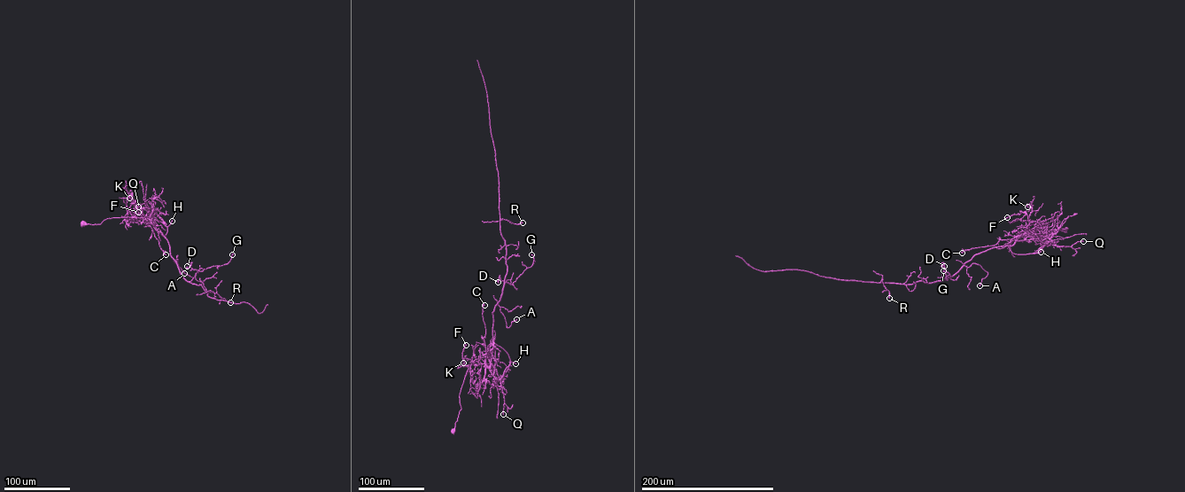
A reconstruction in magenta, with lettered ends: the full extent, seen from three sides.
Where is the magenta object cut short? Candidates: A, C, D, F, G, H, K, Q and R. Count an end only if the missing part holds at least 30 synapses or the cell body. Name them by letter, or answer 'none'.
none

